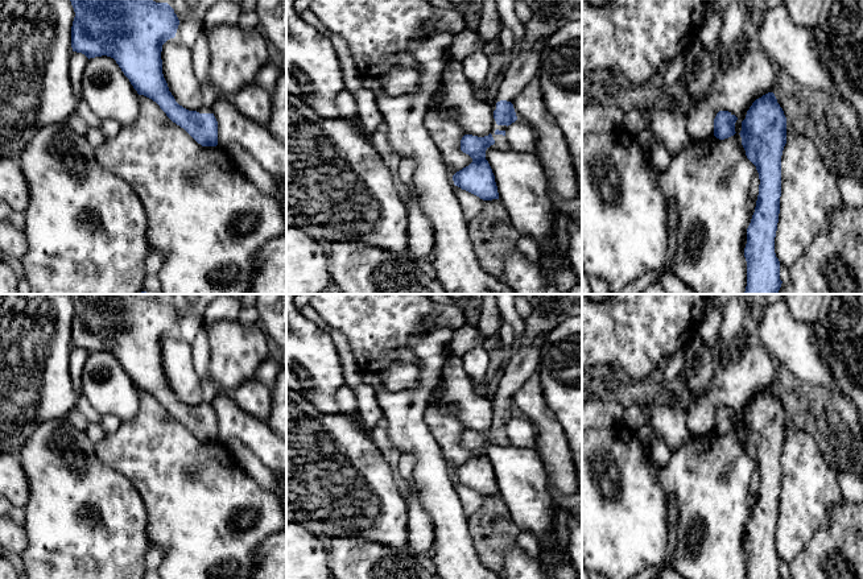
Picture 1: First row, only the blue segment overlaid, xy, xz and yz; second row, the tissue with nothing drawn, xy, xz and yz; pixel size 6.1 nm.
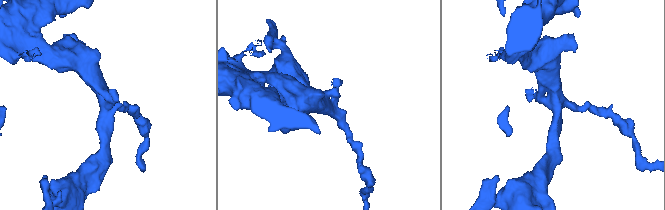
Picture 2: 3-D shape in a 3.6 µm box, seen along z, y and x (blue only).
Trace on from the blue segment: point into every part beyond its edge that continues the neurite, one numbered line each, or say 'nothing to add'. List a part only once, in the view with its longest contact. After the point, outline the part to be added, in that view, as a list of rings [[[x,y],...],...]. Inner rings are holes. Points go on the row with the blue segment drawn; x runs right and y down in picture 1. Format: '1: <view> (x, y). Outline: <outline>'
1: xz (500, 141). Outline: [[[494,119],[491,135],[492,135],[494,140],[495,140],[495,144],[491,145],[490,148],[500,149],[500,150],[509,149],[509,145],[507,142],[505,136],[495,133],[496,129],[499,129],[499,131],[507,131],[507,128],[508,128],[507,125],[497,125],[496,121],[495,121],[495,119]]]

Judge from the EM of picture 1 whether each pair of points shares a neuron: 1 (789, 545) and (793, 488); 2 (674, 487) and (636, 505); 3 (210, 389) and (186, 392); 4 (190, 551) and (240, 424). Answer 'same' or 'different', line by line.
1: same
2: different
3: same
4: different

